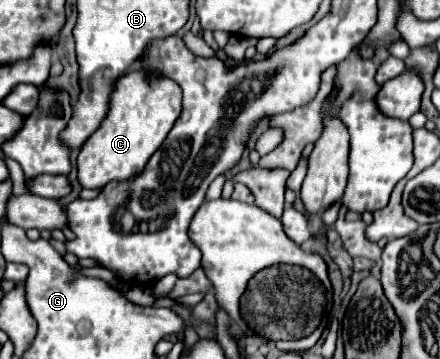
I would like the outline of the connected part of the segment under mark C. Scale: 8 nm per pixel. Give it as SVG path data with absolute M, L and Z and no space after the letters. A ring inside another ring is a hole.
M144 70L116 80L110 94L110 110L98 130L84 142L78 154L78 180L84 188L104 188L112 180L128 180L142 172L150 156L160 148L182 112L182 90L170 78L146 76Z

